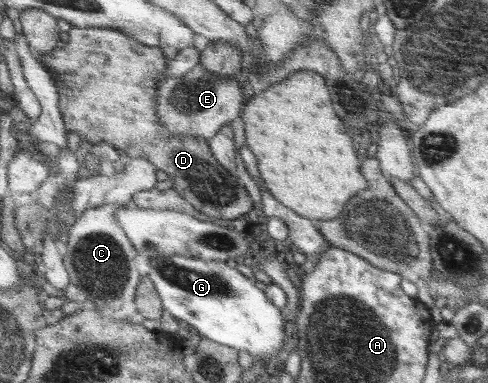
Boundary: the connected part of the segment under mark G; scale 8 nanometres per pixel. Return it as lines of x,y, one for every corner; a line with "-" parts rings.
181,255
149,260
151,269
147,275
156,287
163,308
187,323
192,332
237,351
246,350
253,357
269,359
282,350
286,332
280,308
236,267
228,268
222,261

